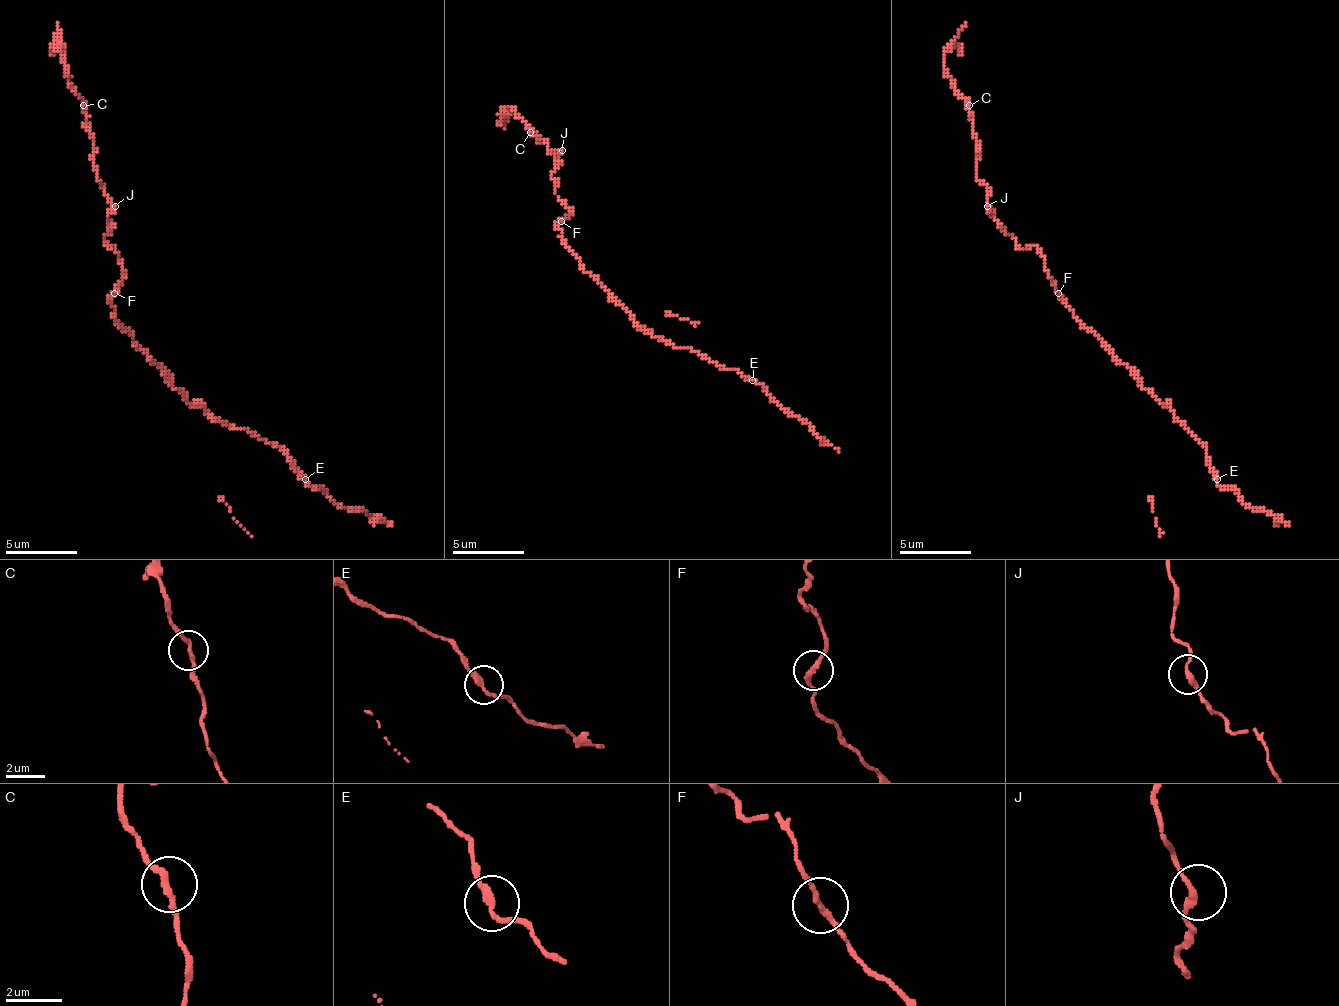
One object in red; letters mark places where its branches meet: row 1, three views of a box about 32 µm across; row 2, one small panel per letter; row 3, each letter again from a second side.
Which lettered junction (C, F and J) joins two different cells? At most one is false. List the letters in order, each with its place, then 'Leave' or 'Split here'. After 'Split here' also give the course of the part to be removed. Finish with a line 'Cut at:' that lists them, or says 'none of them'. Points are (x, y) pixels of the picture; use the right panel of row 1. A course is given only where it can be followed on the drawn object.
C: Place: (969, 105). Leave
F: Place: (1058, 293). Split here. Course of the part to remove: (1059, 292), (1081, 321), (1203, 447), (1217, 483), (1246, 504), (1264, 508), (1289, 526)
J: Place: (987, 206). Leave
Cut at: F

